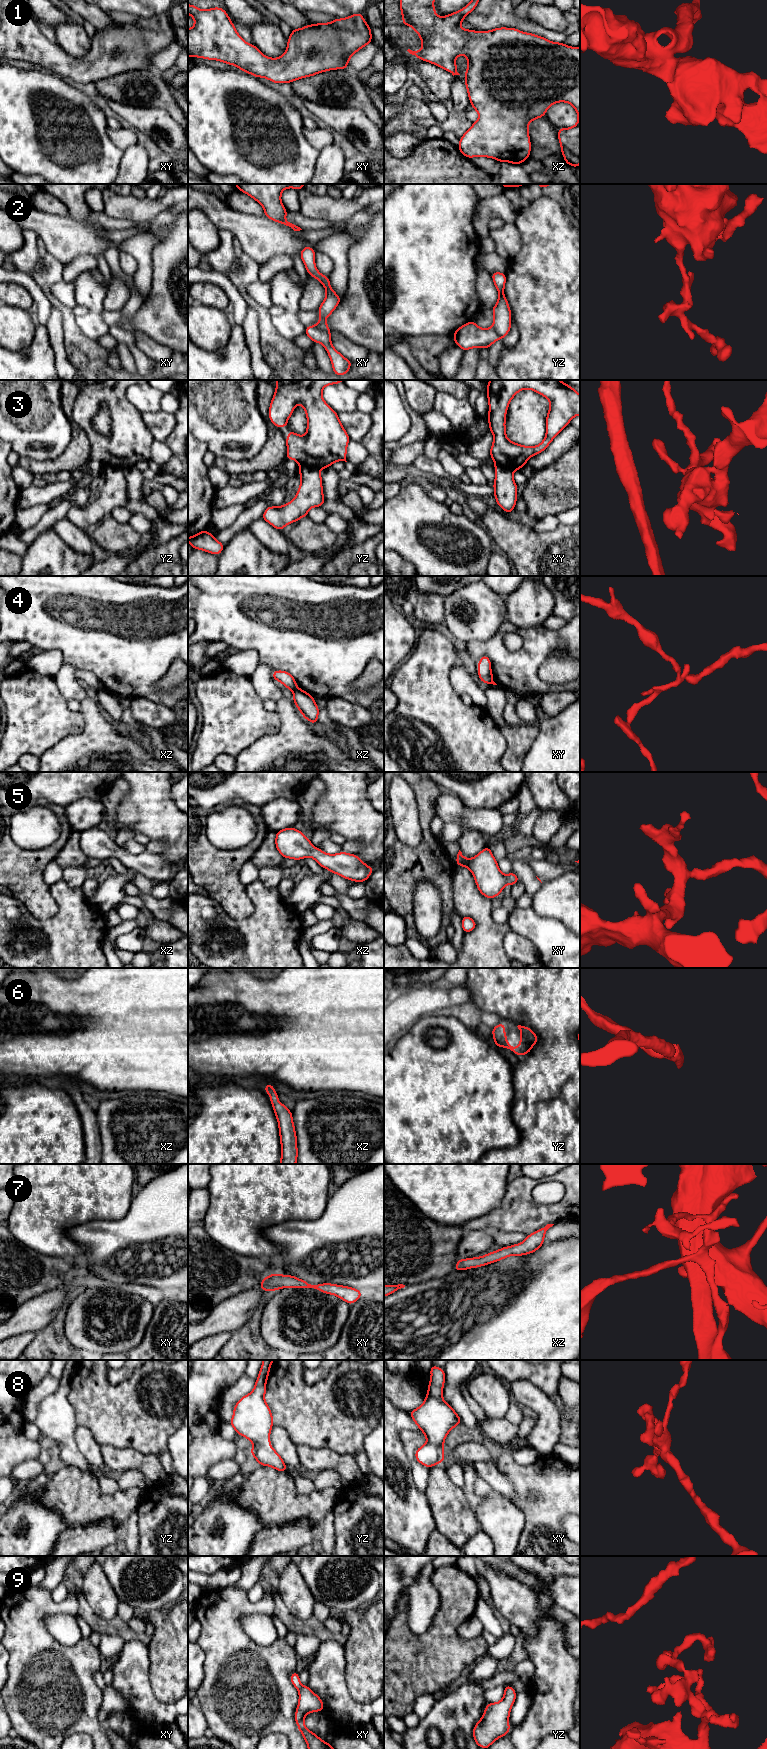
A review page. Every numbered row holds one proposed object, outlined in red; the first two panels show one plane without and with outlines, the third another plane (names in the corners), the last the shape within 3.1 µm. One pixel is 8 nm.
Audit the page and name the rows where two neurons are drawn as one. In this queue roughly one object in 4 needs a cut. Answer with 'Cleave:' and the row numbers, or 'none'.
Cleave: 2, 3, 4, 9

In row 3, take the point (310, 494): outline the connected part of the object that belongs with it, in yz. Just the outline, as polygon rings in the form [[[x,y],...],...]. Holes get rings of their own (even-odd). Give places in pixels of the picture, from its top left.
[[[300,466],[301,484],[295,498],[280,507],[268,506],[261,516],[274,528],[283,528],[308,515],[312,507],[321,507],[326,501],[322,490],[322,478],[318,469]]]

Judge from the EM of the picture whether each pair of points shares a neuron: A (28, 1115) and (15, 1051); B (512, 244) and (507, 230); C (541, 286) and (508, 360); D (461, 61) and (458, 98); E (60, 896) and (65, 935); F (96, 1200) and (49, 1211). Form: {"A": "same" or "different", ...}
{"A": "different", "B": "same", "C": "same", "D": "same", "E": "same", "F": "same"}

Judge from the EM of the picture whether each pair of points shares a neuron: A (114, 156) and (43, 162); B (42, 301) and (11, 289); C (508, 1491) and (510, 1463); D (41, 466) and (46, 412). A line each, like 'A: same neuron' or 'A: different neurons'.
A: same neuron
B: different neurons
C: different neurons
D: different neurons

